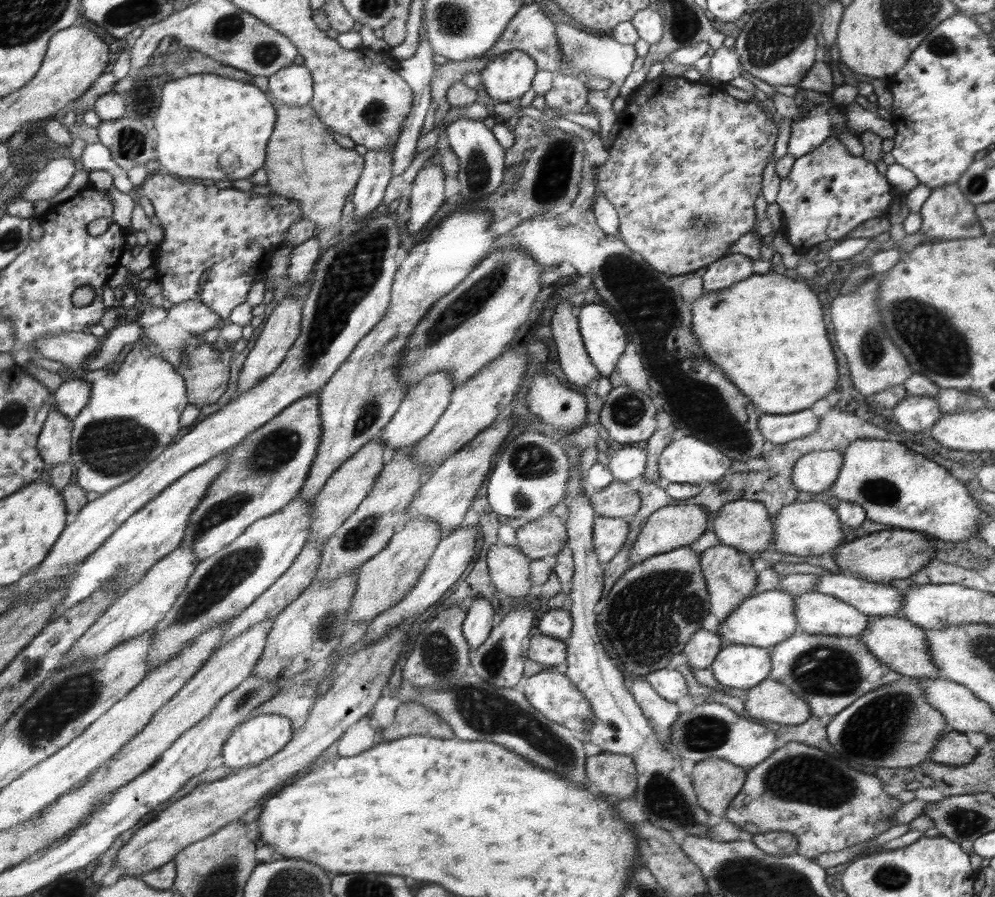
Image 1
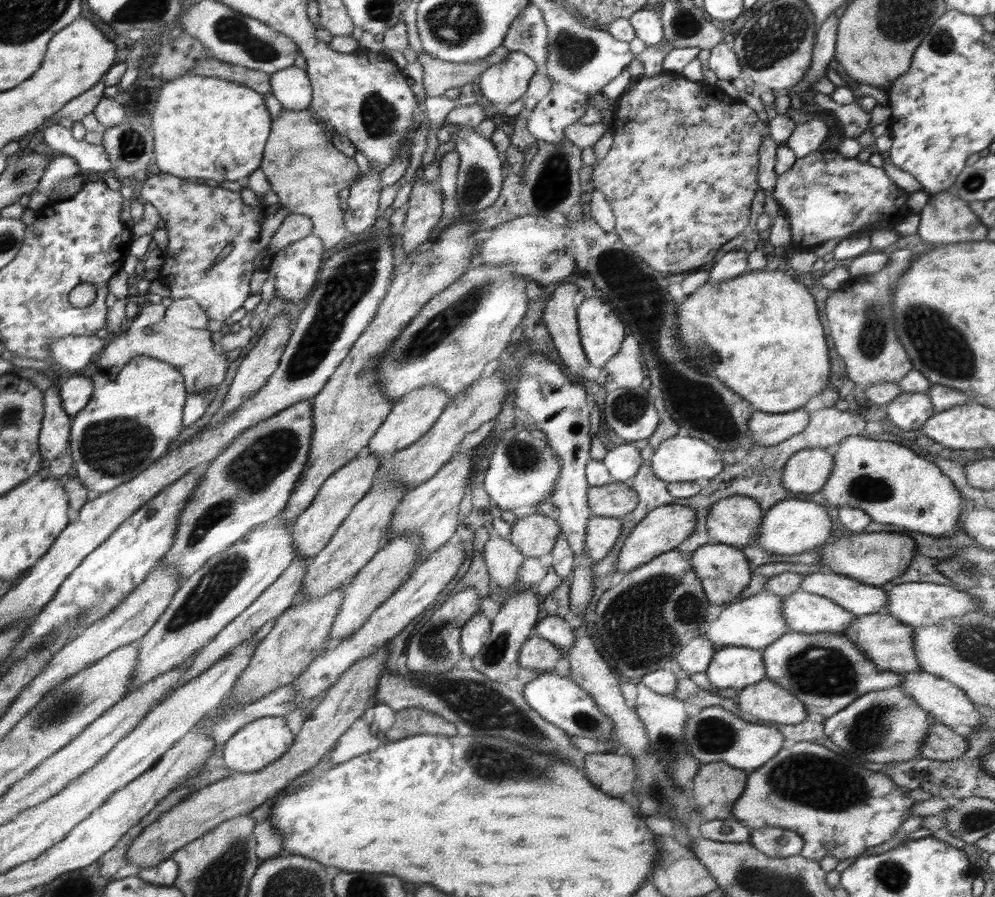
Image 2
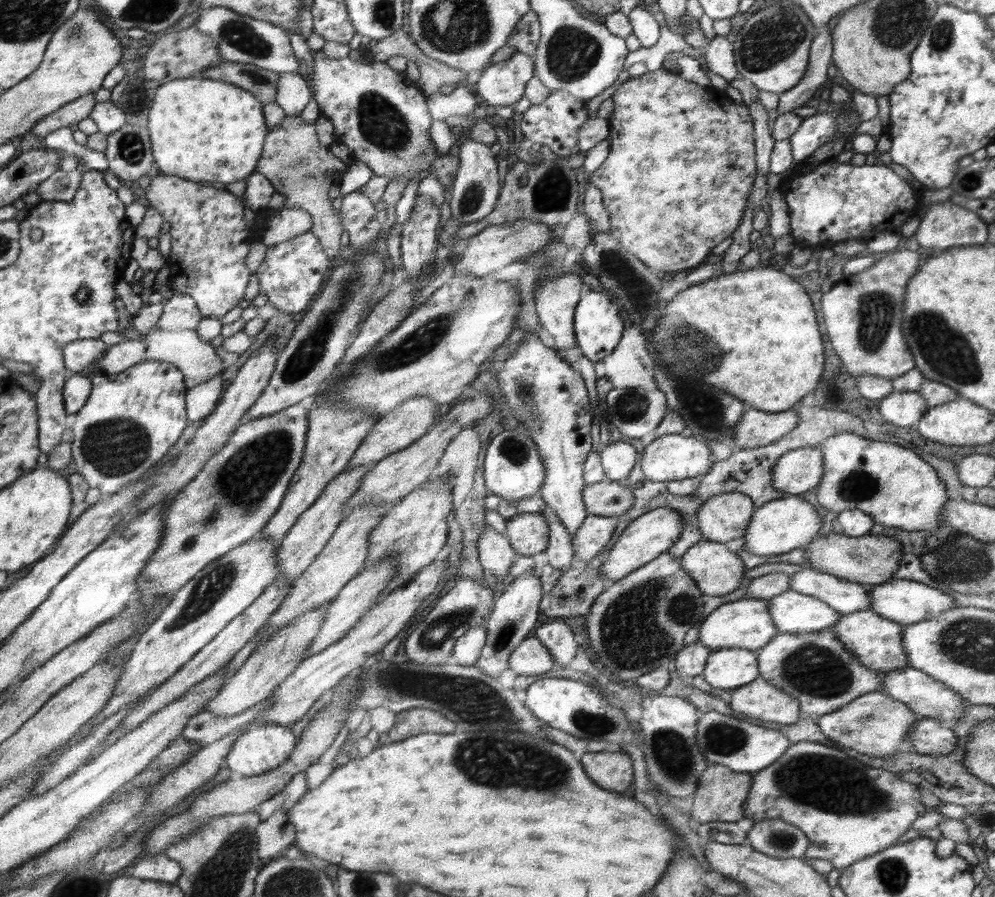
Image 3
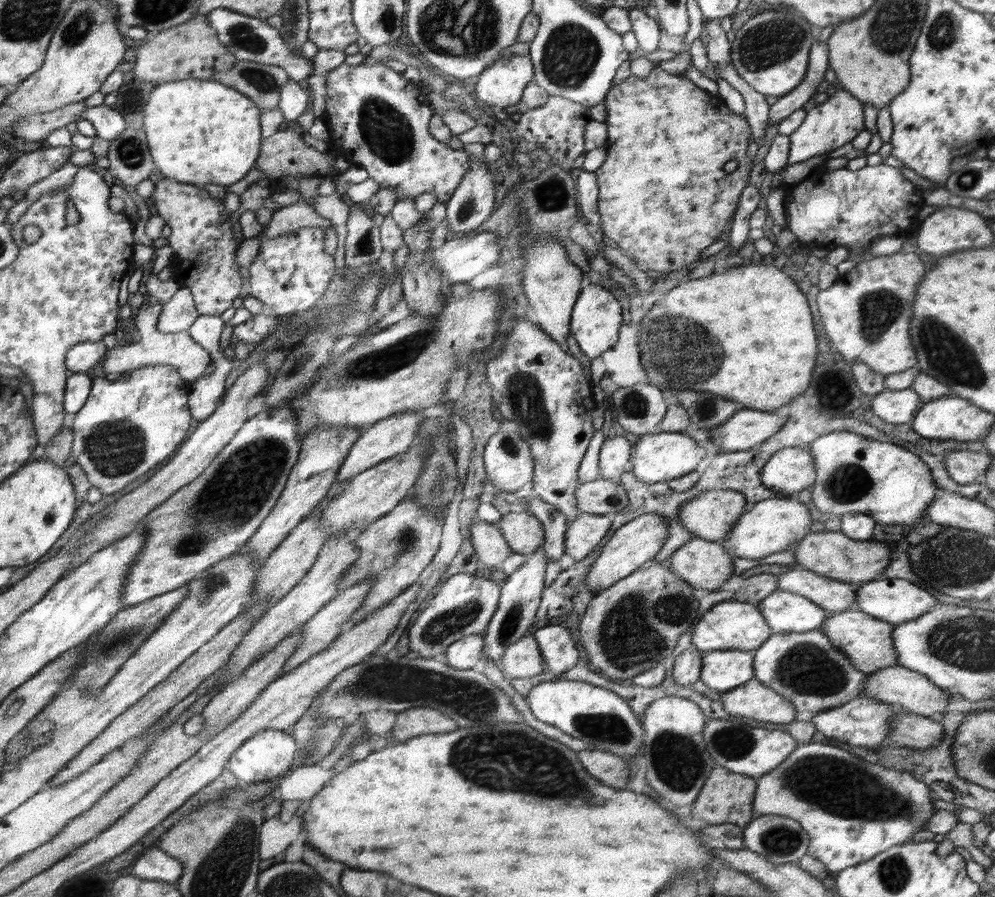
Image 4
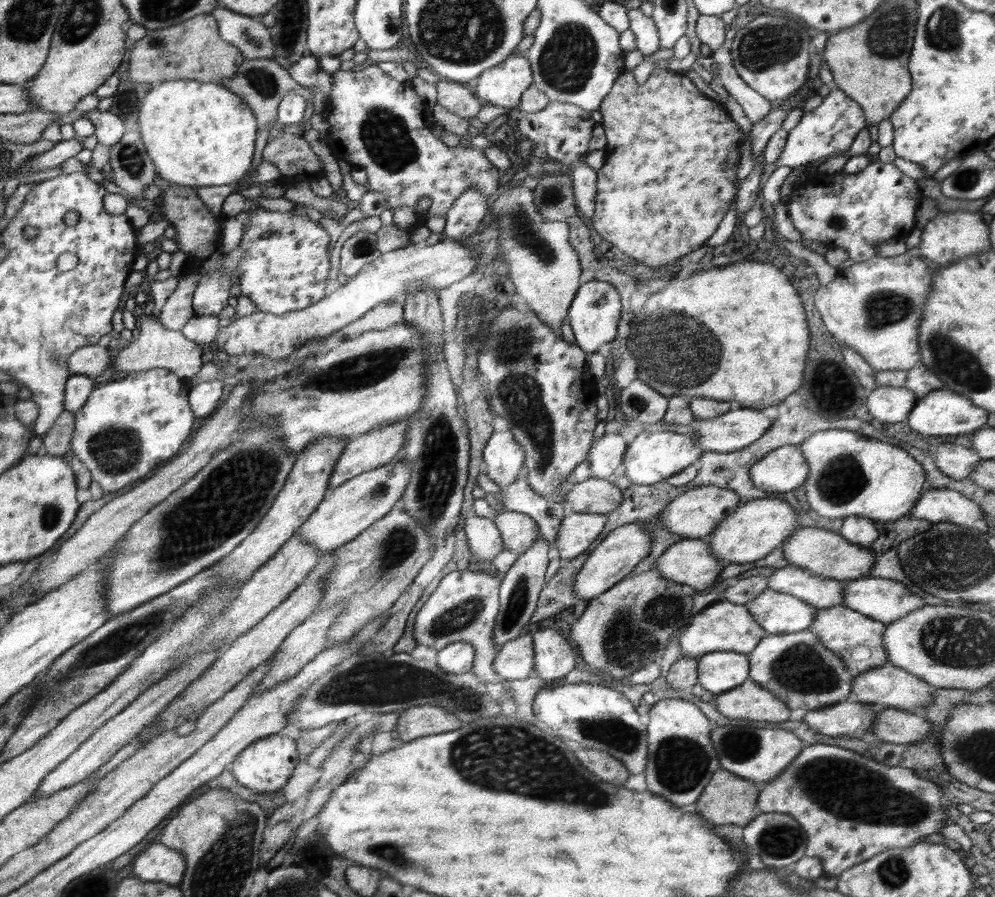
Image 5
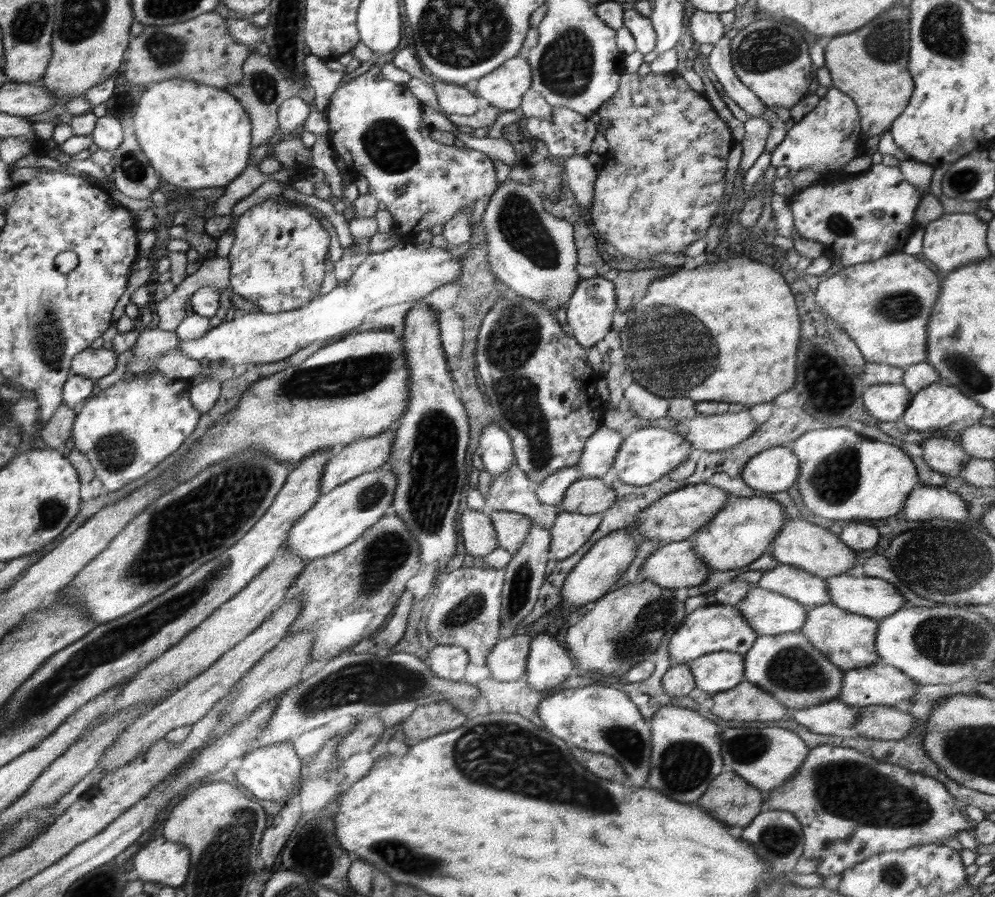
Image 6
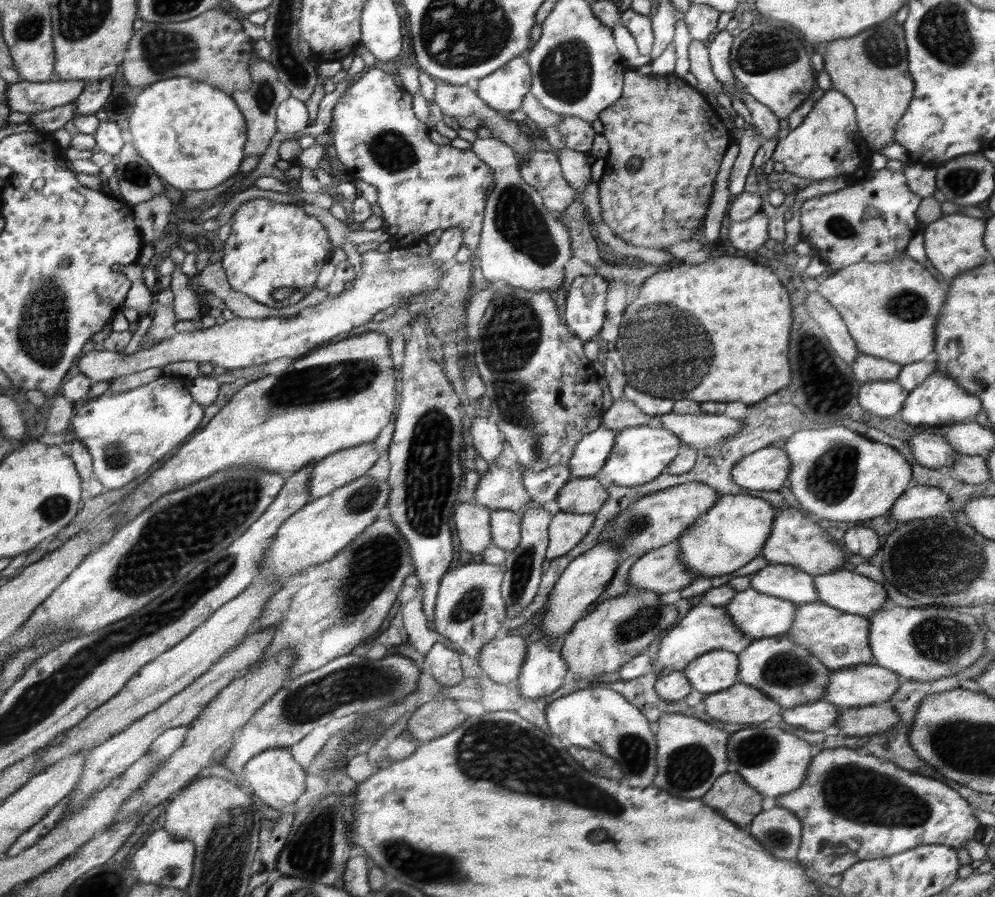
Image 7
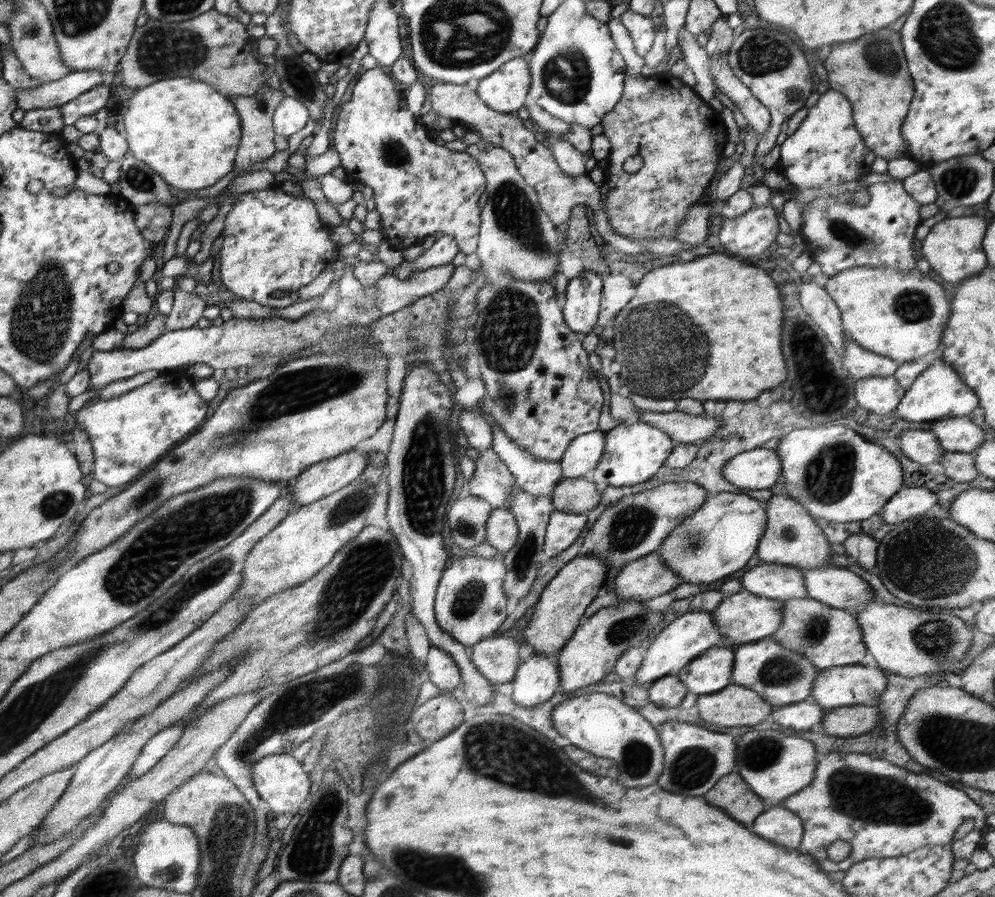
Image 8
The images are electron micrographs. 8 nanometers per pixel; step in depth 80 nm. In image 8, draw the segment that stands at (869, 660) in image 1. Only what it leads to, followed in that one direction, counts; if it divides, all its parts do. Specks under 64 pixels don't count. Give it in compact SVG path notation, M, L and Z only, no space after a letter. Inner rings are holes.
M766 638L744 643L736 648L732 682L754 689L774 707L809 700L815 678L821 669L800 653L787 649L774 639Z

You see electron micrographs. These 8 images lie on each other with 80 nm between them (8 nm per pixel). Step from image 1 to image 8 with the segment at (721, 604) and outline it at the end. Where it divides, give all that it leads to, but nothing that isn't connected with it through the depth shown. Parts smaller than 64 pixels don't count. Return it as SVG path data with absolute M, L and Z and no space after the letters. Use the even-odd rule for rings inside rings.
M658 551L652 552L650 555L641 557L639 560L624 565L614 579L614 582L605 584L604 589L614 589L615 596L619 601L636 599L647 601L654 597L671 592L676 586L680 586L681 578L662 562Z

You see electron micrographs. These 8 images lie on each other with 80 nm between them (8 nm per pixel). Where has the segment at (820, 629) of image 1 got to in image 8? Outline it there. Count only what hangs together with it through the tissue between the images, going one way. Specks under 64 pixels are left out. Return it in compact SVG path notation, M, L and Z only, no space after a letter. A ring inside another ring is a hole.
M742 590L722 599L711 613L729 646L741 646L774 635L783 624L783 606L785 602L780 599L761 597Z

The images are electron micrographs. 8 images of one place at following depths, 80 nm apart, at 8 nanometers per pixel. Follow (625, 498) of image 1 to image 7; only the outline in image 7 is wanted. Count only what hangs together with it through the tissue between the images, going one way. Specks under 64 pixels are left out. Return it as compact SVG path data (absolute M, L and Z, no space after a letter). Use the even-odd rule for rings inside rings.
M596 477L570 479L557 496L561 511L595 513L609 500L609 492Z

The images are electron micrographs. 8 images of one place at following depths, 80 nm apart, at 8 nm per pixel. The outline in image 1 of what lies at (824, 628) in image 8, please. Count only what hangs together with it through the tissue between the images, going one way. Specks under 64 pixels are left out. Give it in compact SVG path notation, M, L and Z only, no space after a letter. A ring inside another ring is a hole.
M869 616L869 624L858 638L870 649L882 664L899 672L901 676L938 678L939 668L931 659L927 632L904 617L896 616Z

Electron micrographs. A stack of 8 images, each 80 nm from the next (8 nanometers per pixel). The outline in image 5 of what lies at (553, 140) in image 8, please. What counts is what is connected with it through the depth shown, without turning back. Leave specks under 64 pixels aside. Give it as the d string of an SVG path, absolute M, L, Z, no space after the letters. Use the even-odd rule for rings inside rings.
M584 158L575 161L568 169L574 183L578 208L581 208L584 217L593 218L597 193L597 170L590 168Z

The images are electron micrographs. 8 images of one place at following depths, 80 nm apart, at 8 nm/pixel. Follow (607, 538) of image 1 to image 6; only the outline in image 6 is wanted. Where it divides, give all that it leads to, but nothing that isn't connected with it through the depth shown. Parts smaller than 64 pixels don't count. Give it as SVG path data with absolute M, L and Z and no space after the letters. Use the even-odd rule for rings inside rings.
M568 511L560 512L550 530L552 547L549 558L558 562L572 557L572 554L580 550L598 530L602 519L601 513L584 515Z

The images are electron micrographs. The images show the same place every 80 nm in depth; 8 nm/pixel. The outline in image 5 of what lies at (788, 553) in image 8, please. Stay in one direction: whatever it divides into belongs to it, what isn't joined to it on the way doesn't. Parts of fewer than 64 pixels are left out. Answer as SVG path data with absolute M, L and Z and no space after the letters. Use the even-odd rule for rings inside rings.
M818 526L802 527L793 532L781 546L785 560L790 565L808 569L815 575L829 579L856 580L868 576L877 554L869 547L847 541L840 532L826 530Z

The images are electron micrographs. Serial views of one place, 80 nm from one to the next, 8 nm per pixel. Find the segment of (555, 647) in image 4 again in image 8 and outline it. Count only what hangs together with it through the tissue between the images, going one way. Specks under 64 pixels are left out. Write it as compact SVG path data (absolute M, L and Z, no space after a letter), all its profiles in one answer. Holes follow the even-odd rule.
M527 655L517 668L511 696L520 706L538 706L557 692L559 683L556 657Z

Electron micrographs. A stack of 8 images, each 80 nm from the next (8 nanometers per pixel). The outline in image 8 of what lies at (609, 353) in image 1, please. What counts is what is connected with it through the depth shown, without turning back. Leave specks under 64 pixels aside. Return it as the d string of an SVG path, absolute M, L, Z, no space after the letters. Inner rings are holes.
M584 270L572 278L562 296L566 325L580 335L588 335L599 322L602 292L602 278L593 271Z

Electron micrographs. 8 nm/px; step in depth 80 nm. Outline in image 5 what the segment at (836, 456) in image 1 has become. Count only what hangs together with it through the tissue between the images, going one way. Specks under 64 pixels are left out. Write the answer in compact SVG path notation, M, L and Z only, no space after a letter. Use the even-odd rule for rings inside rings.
M786 445L770 452L750 471L753 483L770 492L790 492L805 484L809 478L809 465L797 445Z

